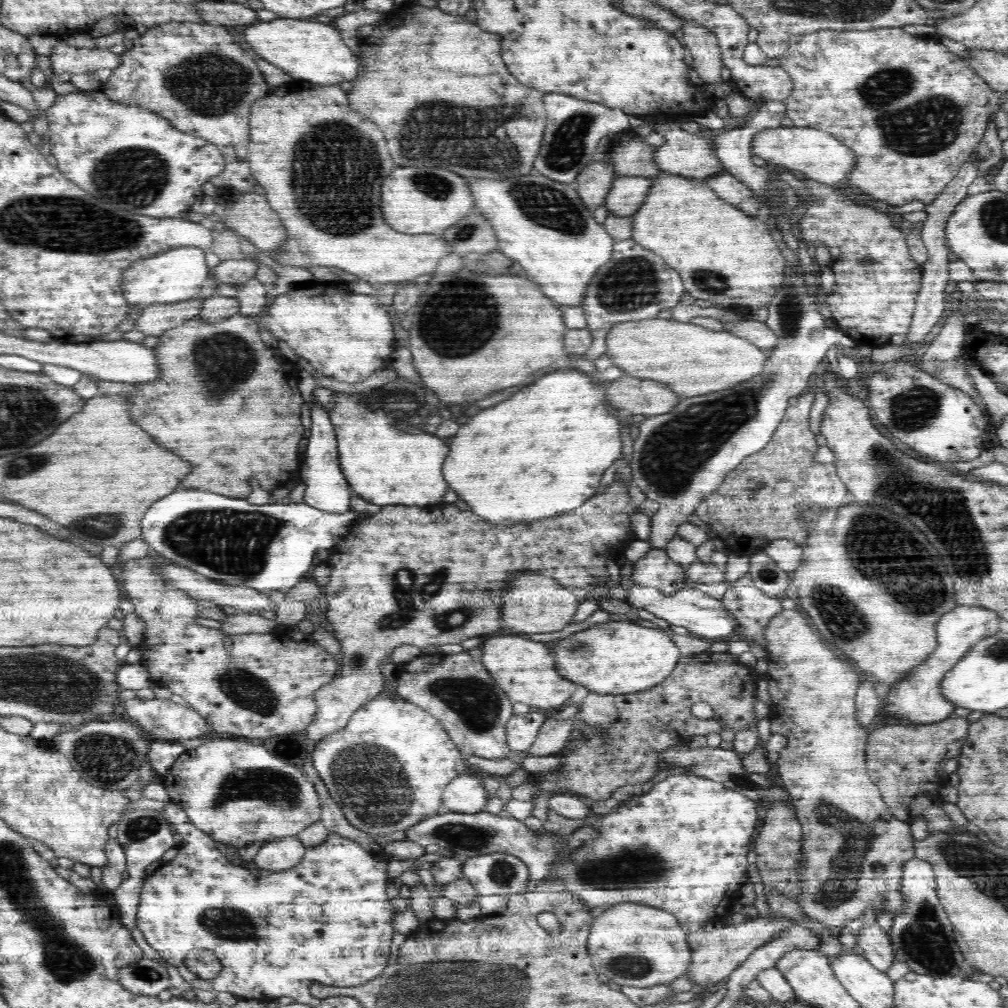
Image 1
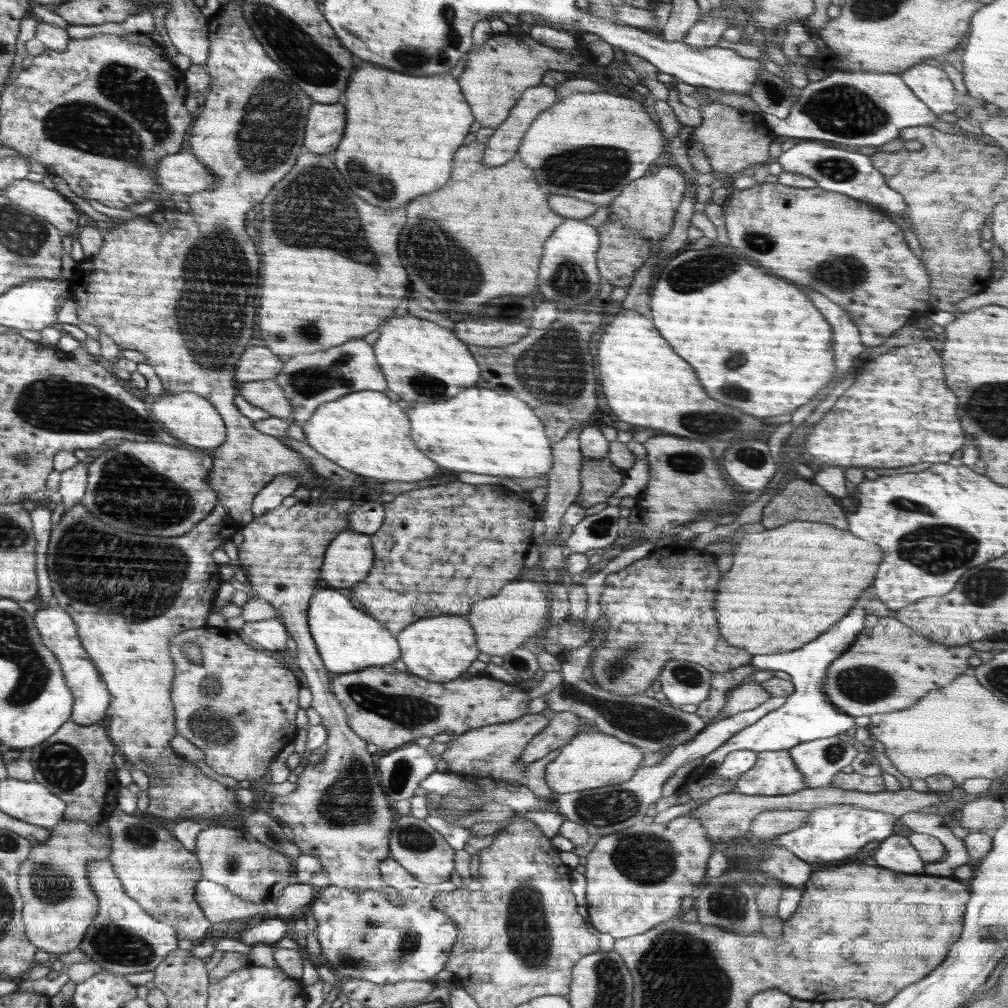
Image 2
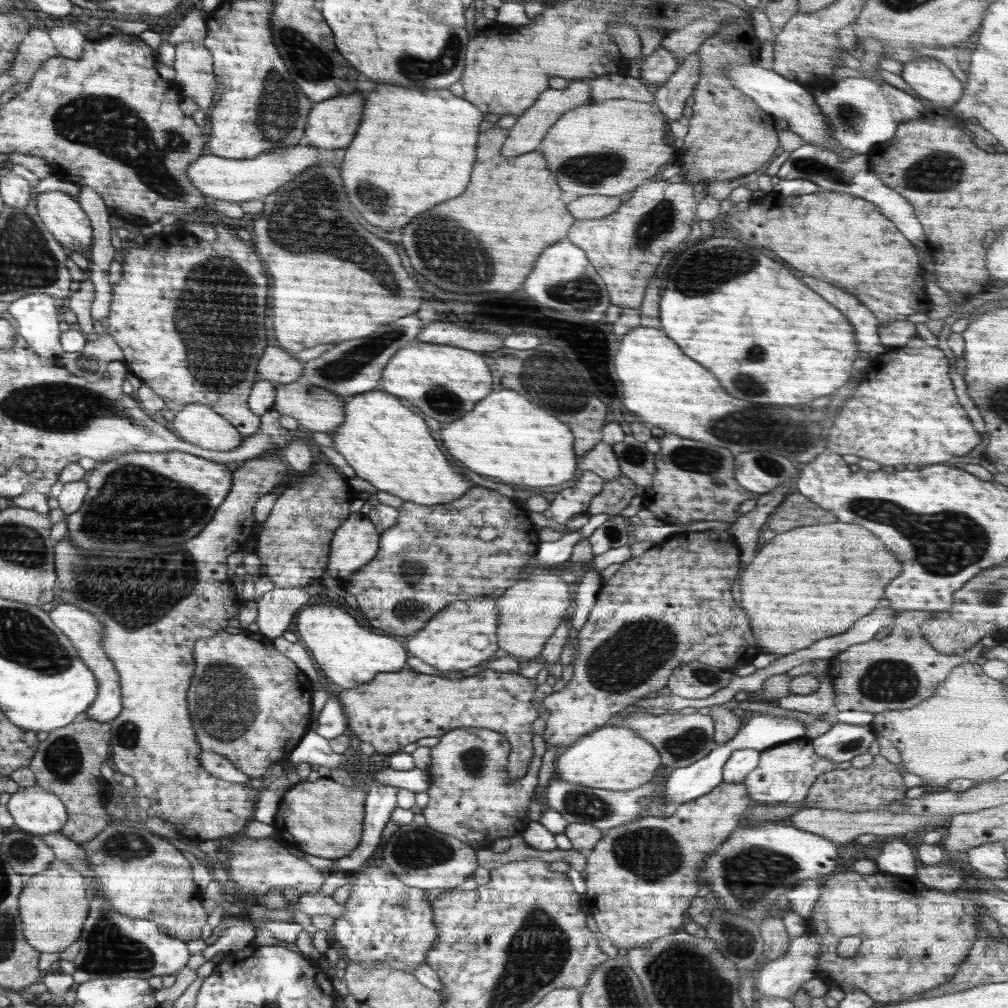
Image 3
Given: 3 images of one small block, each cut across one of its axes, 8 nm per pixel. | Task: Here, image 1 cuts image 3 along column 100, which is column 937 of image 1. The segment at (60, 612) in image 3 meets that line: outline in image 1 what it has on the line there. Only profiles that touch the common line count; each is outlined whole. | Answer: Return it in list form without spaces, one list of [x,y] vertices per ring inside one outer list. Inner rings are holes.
[[[958,605],[958,608],[942,614],[936,622],[936,647],[921,663],[912,667],[900,682],[892,686],[892,692],[888,696],[888,712],[912,720],[912,724],[928,724],[950,718],[957,706],[950,705],[940,694],[940,682],[944,674],[978,639],[996,634],[1000,630],[1001,619],[991,610],[977,606]]]

